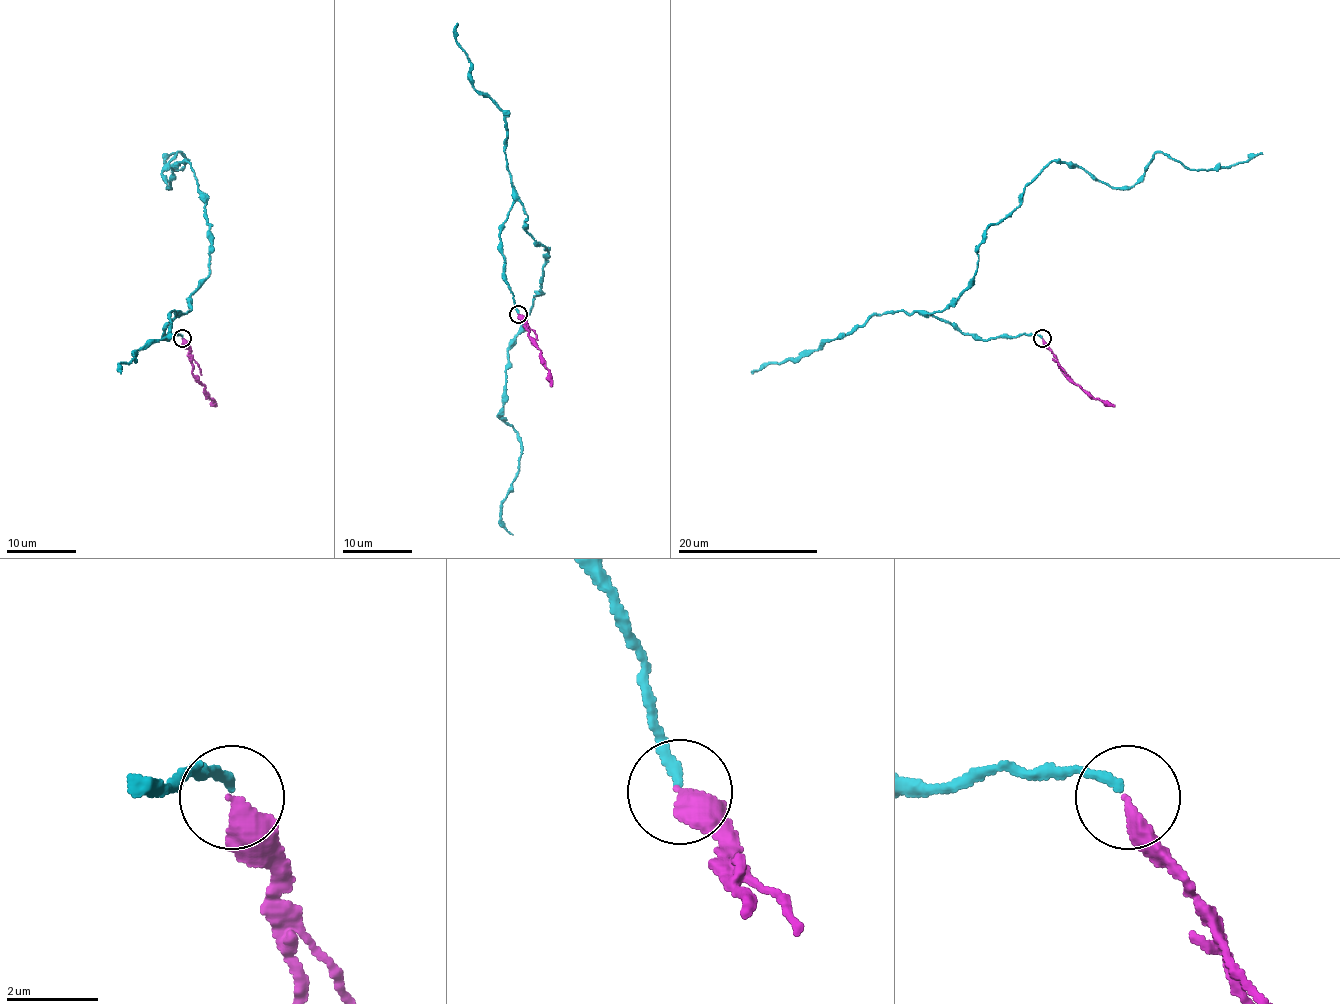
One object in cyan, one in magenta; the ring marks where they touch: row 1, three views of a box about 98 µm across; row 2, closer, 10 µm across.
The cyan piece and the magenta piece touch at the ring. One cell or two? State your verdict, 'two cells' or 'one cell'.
one cell

